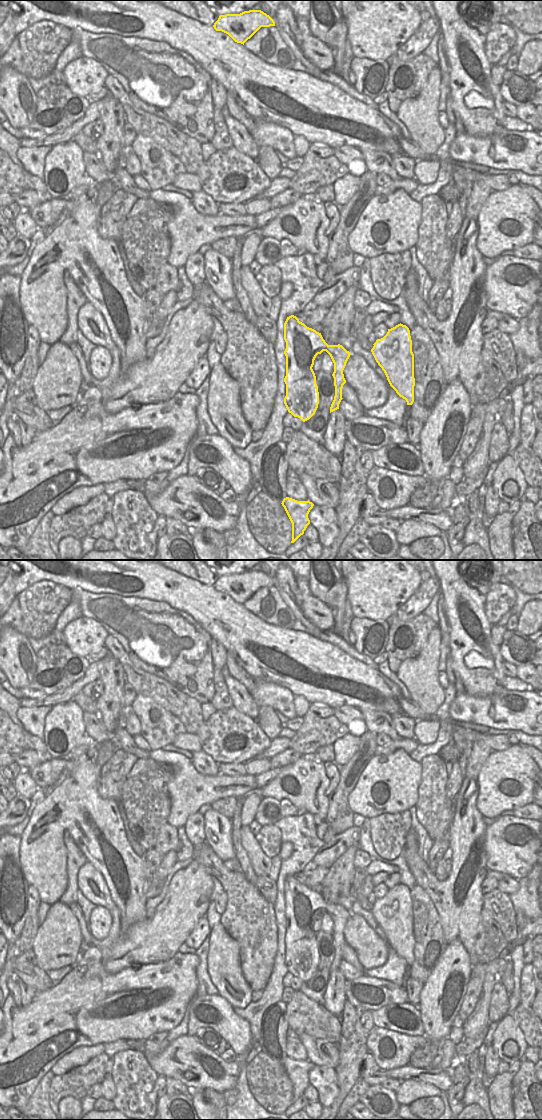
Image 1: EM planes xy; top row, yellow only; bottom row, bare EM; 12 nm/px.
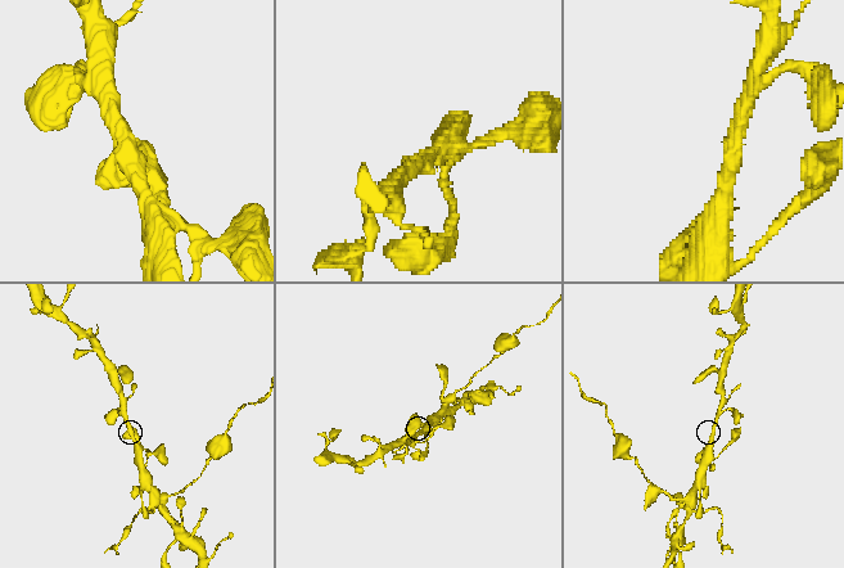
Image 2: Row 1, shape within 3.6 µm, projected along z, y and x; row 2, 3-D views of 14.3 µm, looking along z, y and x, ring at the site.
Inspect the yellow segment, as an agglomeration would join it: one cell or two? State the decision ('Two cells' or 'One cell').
One cell.

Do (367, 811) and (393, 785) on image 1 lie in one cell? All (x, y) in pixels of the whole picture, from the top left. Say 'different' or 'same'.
same

